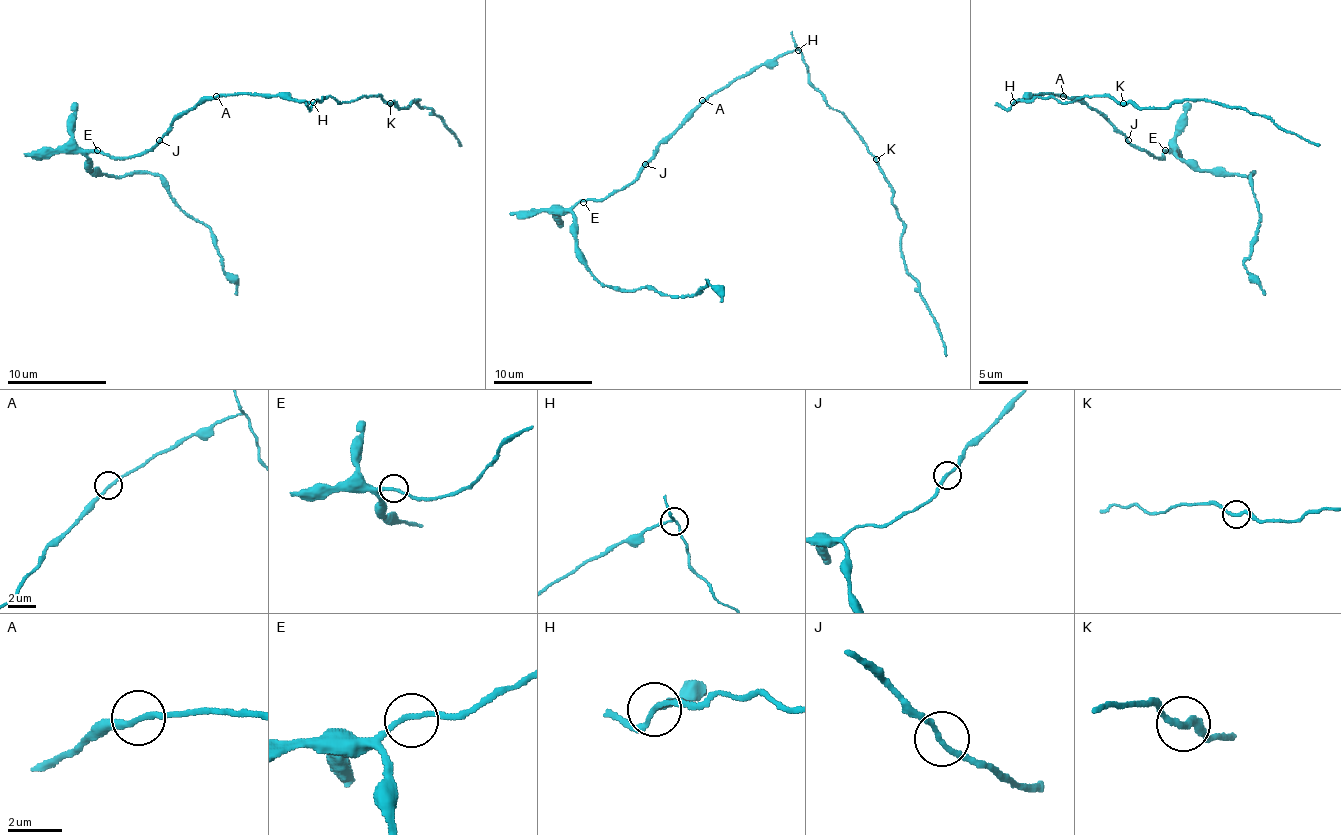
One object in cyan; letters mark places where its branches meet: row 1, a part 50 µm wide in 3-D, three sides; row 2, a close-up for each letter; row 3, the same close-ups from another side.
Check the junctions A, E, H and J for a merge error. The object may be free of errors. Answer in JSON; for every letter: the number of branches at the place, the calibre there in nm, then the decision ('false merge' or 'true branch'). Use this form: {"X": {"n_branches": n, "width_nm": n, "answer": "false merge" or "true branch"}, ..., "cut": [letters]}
{"A": {"n_branches": 2, "width_nm": 200, "answer": "true branch"}, "E": {"n_branches": 2, "width_nm": 180, "answer": "true branch"}, "H": {"n_branches": 3, "width_nm": 160, "answer": "false merge"}, "J": {"n_branches": 2, "width_nm": 190, "answer": "true branch"}, "cut": ["H"]}

